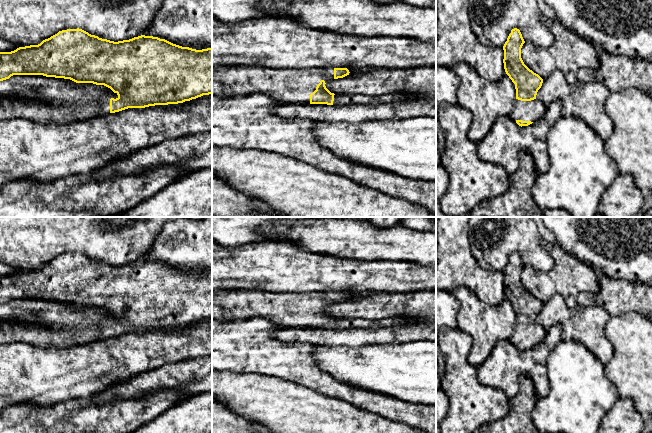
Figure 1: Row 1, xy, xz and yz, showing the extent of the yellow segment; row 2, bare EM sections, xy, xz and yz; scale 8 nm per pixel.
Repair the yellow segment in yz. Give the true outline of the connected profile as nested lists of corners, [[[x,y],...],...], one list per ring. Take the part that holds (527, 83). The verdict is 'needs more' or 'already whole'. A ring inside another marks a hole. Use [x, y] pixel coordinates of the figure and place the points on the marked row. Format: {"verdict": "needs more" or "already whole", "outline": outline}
{"verdict": "needs more", "outline": [[[514,28],[503,46],[504,69],[516,89],[516,100],[510,117],[521,127],[541,119],[547,110],[547,107],[536,98],[543,79],[530,70],[521,58],[524,43],[520,30]]]}

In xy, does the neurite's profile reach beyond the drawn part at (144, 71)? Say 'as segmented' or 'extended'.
extended

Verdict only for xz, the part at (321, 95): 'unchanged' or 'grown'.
grown

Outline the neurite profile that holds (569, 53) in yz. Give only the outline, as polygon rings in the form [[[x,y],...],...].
[[[541,16],[541,22],[554,35],[554,43],[548,48],[525,42],[521,48],[524,64],[543,80],[555,70],[561,71],[566,81],[573,85],[583,68],[596,71],[599,66],[597,50],[585,39],[564,27],[556,19]]]

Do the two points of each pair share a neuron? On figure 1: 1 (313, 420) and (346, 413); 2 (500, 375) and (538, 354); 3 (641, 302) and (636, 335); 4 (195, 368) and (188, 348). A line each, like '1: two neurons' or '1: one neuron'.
1: one neuron
2: one neuron
3: two neurons
4: two neurons

